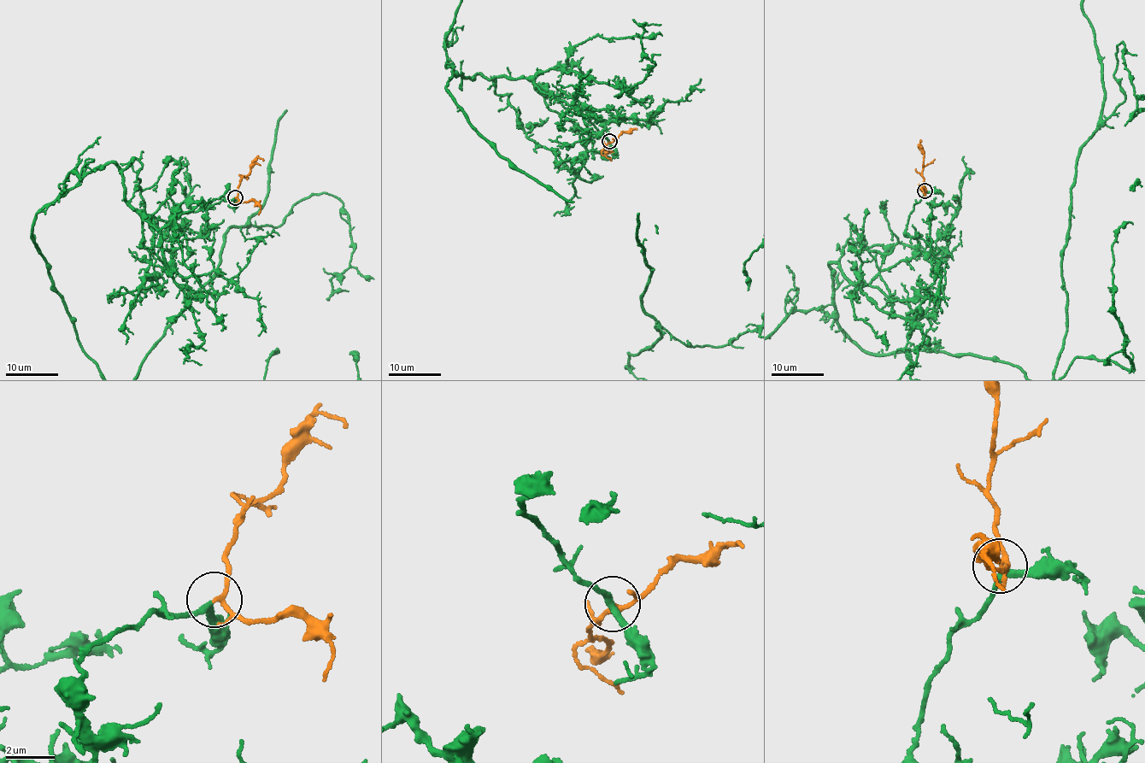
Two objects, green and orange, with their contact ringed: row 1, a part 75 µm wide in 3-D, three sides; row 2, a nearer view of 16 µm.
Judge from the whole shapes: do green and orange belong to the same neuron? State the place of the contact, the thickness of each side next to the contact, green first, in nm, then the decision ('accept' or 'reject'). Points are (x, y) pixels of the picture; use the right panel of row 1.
place (924, 190); calibres 240 and 140 nm; accept

